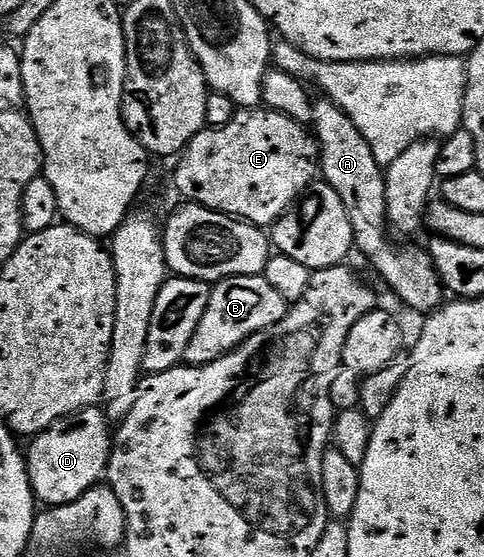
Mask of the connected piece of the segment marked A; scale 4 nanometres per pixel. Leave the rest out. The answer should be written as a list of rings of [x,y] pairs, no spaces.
[[[323,96],[311,107],[311,122],[313,123],[313,137],[319,147],[319,165],[321,167],[322,181],[328,182],[341,196],[341,204],[345,204],[345,213],[349,216],[349,224],[353,224],[355,233],[356,251],[360,250],[365,257],[371,261],[373,269],[379,273],[379,278],[408,306],[411,310],[416,310],[420,316],[426,316],[439,309],[445,302],[445,291],[443,281],[433,264],[430,253],[419,246],[398,246],[394,242],[396,239],[389,233],[389,223],[387,220],[387,201],[385,200],[385,170],[380,166],[377,156],[373,156],[373,148],[361,132],[357,132],[357,124],[345,116],[345,112],[336,102]]]

